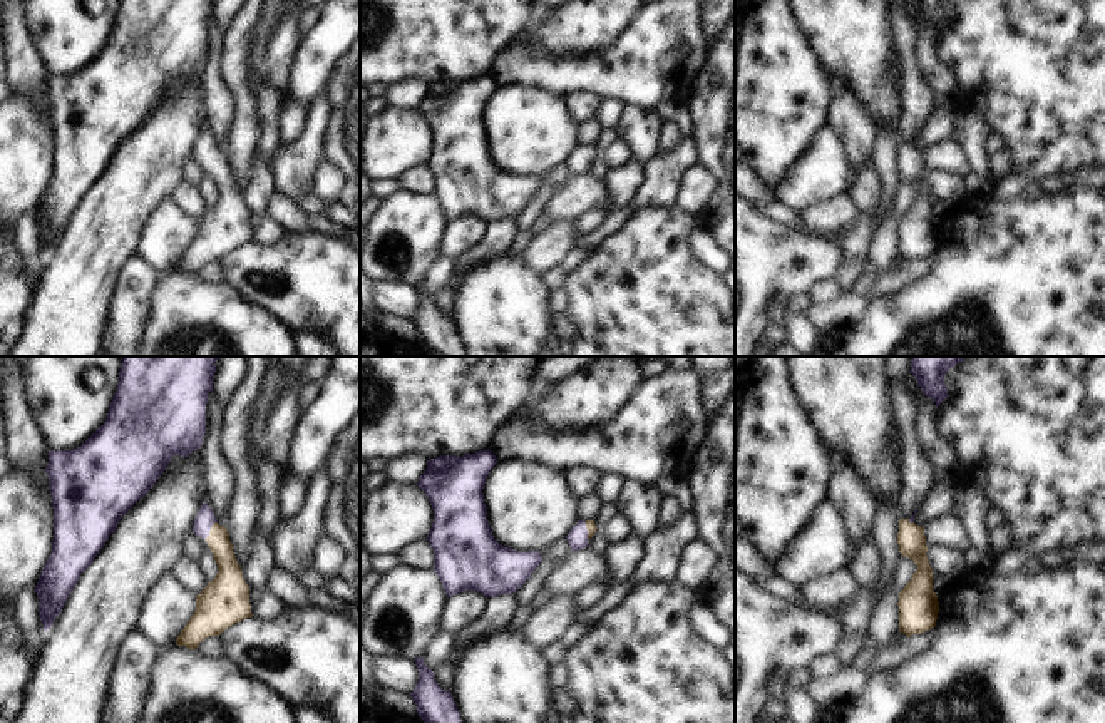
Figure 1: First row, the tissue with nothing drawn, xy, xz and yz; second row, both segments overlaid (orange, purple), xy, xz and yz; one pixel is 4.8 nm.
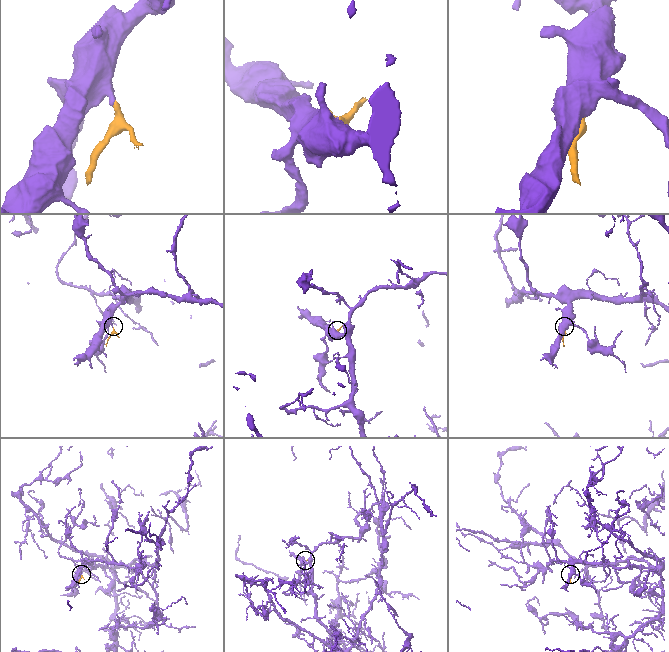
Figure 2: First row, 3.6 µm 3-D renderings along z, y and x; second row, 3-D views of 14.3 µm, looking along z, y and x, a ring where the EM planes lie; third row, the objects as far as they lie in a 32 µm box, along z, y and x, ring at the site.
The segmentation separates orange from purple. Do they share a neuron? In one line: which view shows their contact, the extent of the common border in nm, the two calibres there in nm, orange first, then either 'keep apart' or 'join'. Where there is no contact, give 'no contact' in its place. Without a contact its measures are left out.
meets orange in xy; contact 110 nm long; 130 nm thick on the orange side, 90 nm on the other; join

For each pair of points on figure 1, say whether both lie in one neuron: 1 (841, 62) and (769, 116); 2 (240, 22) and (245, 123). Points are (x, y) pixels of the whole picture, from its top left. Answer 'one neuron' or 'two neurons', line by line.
1: two neurons
2: one neuron

